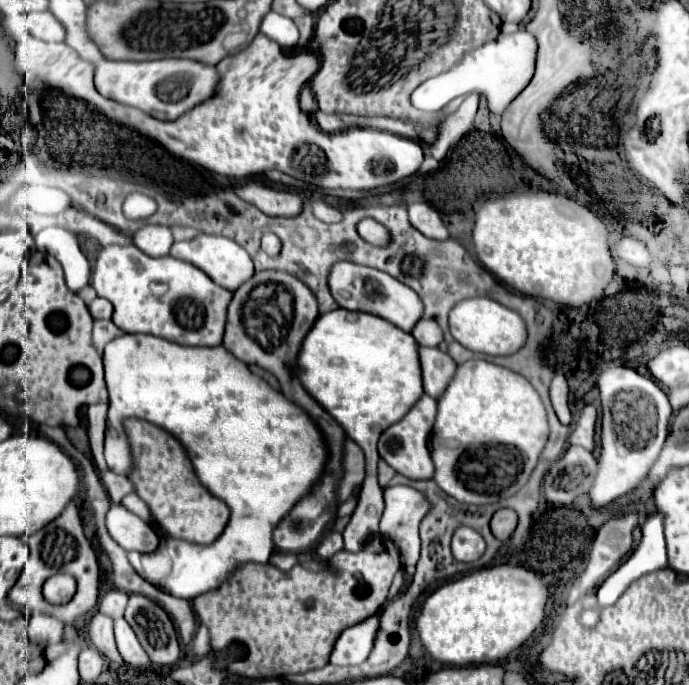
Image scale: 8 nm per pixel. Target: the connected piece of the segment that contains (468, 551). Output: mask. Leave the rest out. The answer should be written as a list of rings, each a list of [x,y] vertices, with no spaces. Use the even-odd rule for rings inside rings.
[[[467,526],[457,528],[451,541],[451,554],[455,554],[455,560],[475,562],[479,556],[483,556],[483,550],[485,550],[485,542],[479,532]]]

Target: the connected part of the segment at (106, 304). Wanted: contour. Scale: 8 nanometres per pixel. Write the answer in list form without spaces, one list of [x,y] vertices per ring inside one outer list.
[[[96,297],[88,306],[94,319],[111,319],[113,313],[112,304],[104,298]]]

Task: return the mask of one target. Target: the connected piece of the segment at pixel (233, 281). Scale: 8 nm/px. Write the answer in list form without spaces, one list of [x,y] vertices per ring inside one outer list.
[[[197,234],[191,240],[183,240],[183,242],[175,242],[171,246],[171,256],[179,258],[183,262],[189,262],[193,266],[197,266],[199,270],[207,272],[207,276],[223,286],[225,290],[237,290],[241,286],[241,282],[247,282],[247,278],[251,278],[251,274],[255,274],[253,268],[253,260],[247,254],[247,250],[243,250],[235,240],[229,240],[225,236],[211,236],[211,234]]]

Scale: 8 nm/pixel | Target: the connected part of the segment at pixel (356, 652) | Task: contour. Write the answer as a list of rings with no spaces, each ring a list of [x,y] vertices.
[[[373,614],[371,618],[349,626],[339,636],[333,652],[331,652],[331,664],[335,666],[357,666],[367,660],[375,634],[379,632],[379,618],[381,614]]]

